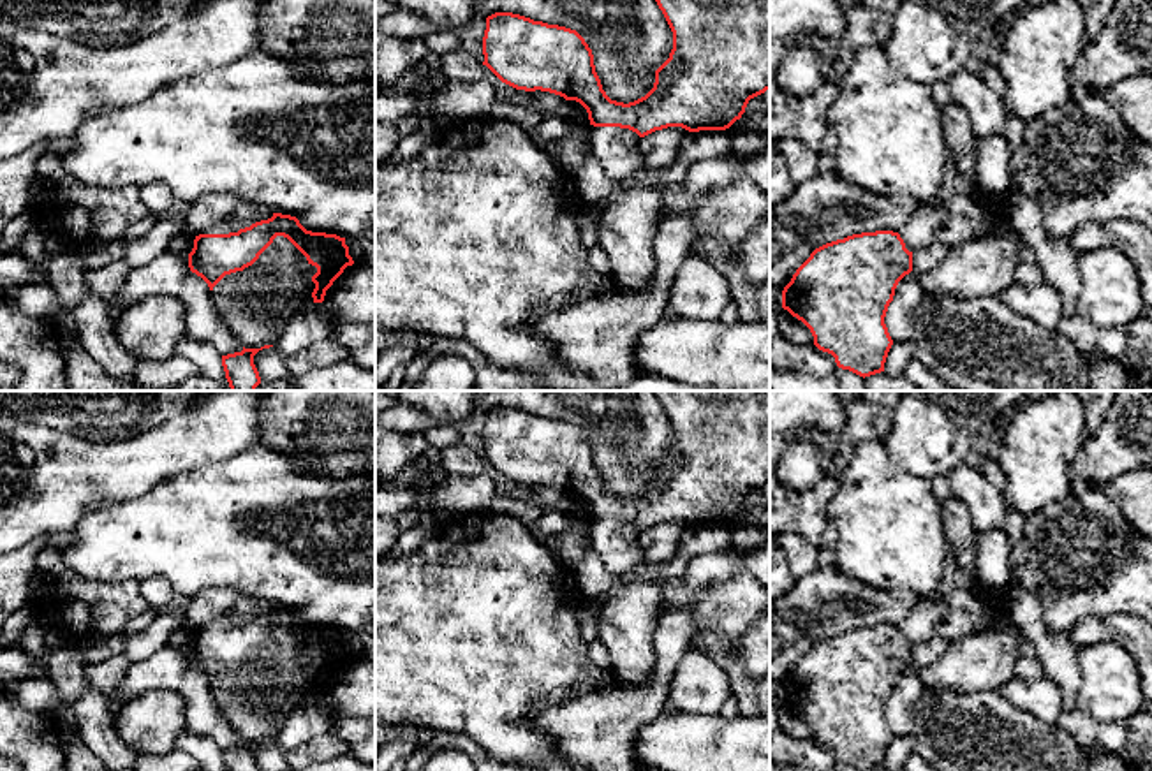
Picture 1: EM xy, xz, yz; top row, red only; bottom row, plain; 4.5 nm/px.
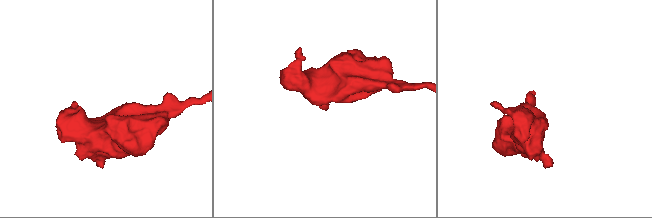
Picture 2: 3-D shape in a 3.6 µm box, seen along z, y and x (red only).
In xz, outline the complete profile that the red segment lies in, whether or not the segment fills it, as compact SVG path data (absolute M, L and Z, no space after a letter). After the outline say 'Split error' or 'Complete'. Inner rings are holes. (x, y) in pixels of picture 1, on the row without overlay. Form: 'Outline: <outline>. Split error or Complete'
Outline: M655 391L655 396L673 426L673 444L655 465L654 482L629 498L606 489L595 466L592 444L576 424L513 407L495 407L486 412L483 459L516 484L541 484L580 496L588 507L590 519L595 521L590 526L592 551L613 576L648 563L639 547L641 532L668 521L682 521L689 526L726 525L742 512L750 493L770 484L770 391Z. Split error

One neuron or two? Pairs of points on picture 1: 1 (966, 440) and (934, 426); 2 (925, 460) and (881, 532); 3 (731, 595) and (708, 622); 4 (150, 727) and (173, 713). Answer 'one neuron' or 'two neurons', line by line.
1: one neuron
2: two neurons
3: one neuron
4: one neuron

